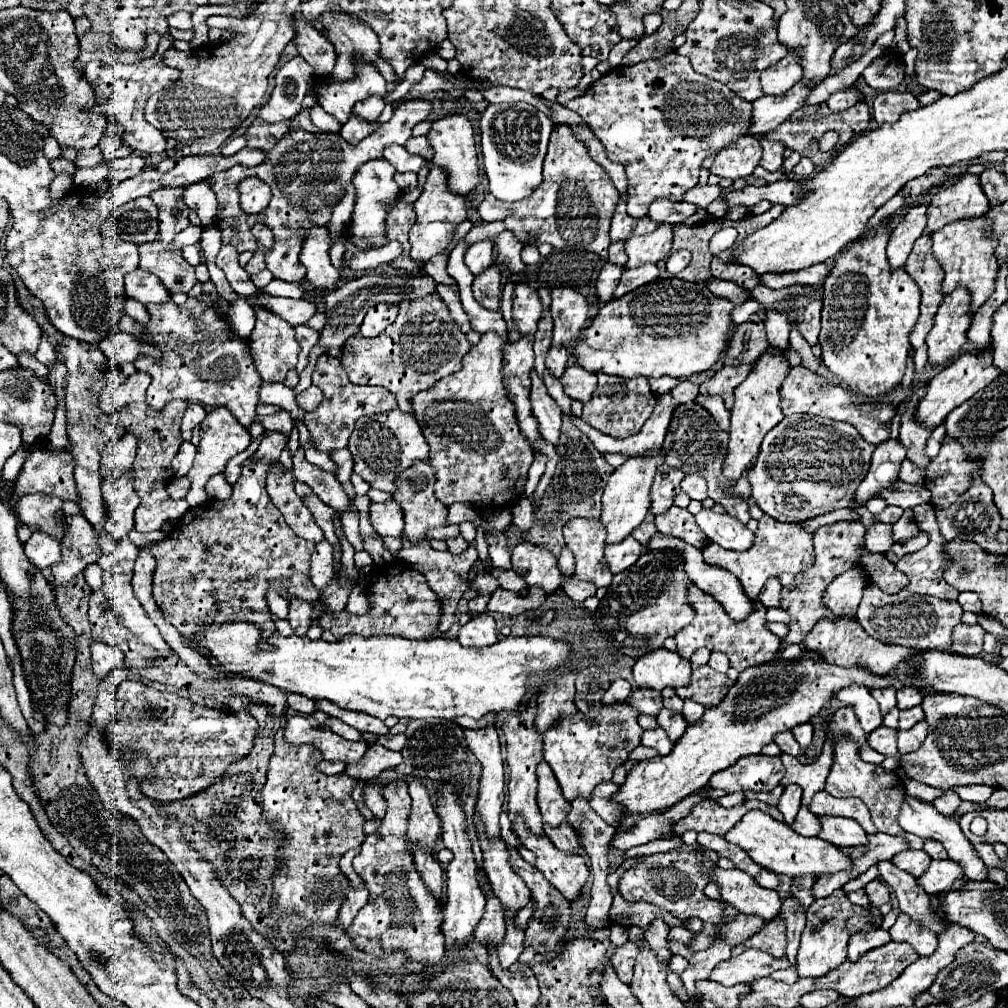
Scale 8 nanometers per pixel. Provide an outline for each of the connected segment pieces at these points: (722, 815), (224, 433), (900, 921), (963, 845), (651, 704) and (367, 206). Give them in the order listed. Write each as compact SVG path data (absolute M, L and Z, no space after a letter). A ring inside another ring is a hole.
M708 799L708 801L698 803L688 817L684 817L682 821L678 821L674 825L674 831L676 831L676 835L682 835L688 829L716 833L716 835L726 835L726 829L732 829L740 821L740 817L746 811L750 811L750 809L760 809L764 813L772 815L774 819L782 821L780 811L776 807L764 805L762 801L750 801L750 799L746 799L744 803L740 803L740 805L732 807L732 809L724 809L724 807L716 805L712 799Z
M218 407L218 409L214 409L212 413L206 415L206 419L202 421L200 449L196 451L196 461L194 461L192 469L188 471L188 477L190 477L190 481L192 481L192 487L190 487L188 495L186 495L186 501L190 503L190 507L202 505L202 503L208 499L208 495L206 495L206 491L204 491L206 481L208 481L212 475L216 475L216 473L222 473L224 467L226 467L226 463L228 463L234 455L238 455L240 451L244 451L248 445L250 445L250 433L248 433L248 429L242 427L242 425L236 421L236 417L234 417L226 407Z
M900 913L900 917L896 919L896 923L890 929L890 935L892 935L892 941L910 943L914 951L922 957L932 955L938 945L936 935L930 933L930 929L926 929L922 923L910 919L906 913Z
M904 797L904 803L902 803L902 809L900 809L900 817L898 817L898 823L904 831L908 833L914 833L922 839L936 839L944 845L946 853L948 853L948 859L952 861L958 861L964 869L964 875L972 881L986 881L988 879L988 867L984 865L984 861L978 857L976 849L972 847L972 843L964 837L960 825L956 819L950 819L950 817L944 817L940 815L934 805L930 803L924 803L924 801L918 801L918 799L912 799L912 797Z
M654 691L634 693L628 703L634 711L648 713L648 715L658 715L658 711L662 709L662 697L660 697L660 693L654 693ZM638 695L646 695L646 697L638 697Z
M374 159L368 161L366 165L362 165L362 169L358 169L358 173L354 175L352 183L356 187L356 207L354 207L354 215L352 215L352 225L350 225L350 237L348 237L348 245L352 245L348 249L348 253L344 255L344 265L346 261L352 257L354 249L370 249L372 243L382 245L384 243L384 229L386 229L386 209L390 205L394 205L400 187L394 181L396 169L386 161L386 159Z

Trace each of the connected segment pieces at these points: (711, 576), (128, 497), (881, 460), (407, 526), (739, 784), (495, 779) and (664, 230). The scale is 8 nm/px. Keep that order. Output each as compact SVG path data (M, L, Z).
M656 533L656 535L648 541L646 551L652 553L652 551L658 551L658 549L674 549L676 553L680 551L680 553L682 553L682 561L684 561L684 569L686 569L686 577L690 577L690 581L694 581L694 585L696 585L698 589L702 589L704 593L710 593L710 595L724 607L724 611L726 611L732 619L742 621L744 617L748 617L748 615L756 609L754 603L746 597L740 581L738 581L732 573L726 573L724 569L706 565L706 561L702 561L702 551L700 551L700 549L696 549L696 547L692 547L692 545L688 545L688 543L682 543L680 539L674 539L674 537L670 537L670 535Z
M134 471L110 477L104 481L102 491L108 503L108 531L114 541L120 541L128 531L134 529L134 511L140 505L140 497L134 491Z
M890 439L884 445L878 445L872 455L870 471L856 491L856 503L864 505L882 487L892 485L898 479L898 471L904 459L906 459L906 449L902 449L902 443L898 439Z
M428 461L412 465L410 469L404 469L402 477L398 477L398 489L392 495L392 499L398 501L398 505L404 511L404 533L412 543L426 539L426 535L424 535L426 529L446 525L448 509L434 497L434 483L436 483L436 473L434 473L434 467L428 465Z
M750 755L742 757L736 765L716 773L710 779L710 787L724 789L728 793L744 789L770 791L782 781L782 777L784 777L784 765L780 757Z
M494 723L482 727L482 729L464 729L468 749L476 755L476 759L482 763L482 779L480 779L480 793L478 793L478 803L476 803L476 815L478 819L486 825L486 835L488 839L500 837L500 811L504 803L504 765L502 765L502 753L500 753L500 739L496 733Z
M658 225L658 229L650 235L632 235L626 241L628 267L638 267L642 263L658 263L672 249L672 233L672 225Z

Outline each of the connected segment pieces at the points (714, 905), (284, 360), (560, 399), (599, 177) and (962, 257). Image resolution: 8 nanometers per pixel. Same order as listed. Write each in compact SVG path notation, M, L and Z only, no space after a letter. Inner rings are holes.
M680 845L676 849L670 849L666 853L654 853L648 857L638 859L638 865L630 867L620 883L618 891L626 901L648 901L660 909L670 911L680 921L686 921L690 917L698 917L704 921L702 931L694 935L694 941L688 945L690 951L702 951L708 949L714 943L714 927L718 927L718 921L722 917L728 917L736 913L736 909L724 901L712 901L704 895L704 887L708 885L708 873L716 867L718 855L710 849L704 849L700 845Z
M258 305L258 309L256 309L256 327L250 333L248 343L250 343L252 357L254 357L254 365L264 381L282 383L286 379L286 373L296 367L296 357L300 353L300 345L294 337L294 327L288 325L286 321L282 321L276 313L262 309L262 305Z
M548 369L544 371L542 379L544 379L544 385L546 385L546 389L548 389L548 395L560 405L560 409L562 409L564 413L570 413L570 397L562 391L562 383L560 383L560 379L554 379L552 373L550 373Z
M554 125L548 153L544 159L544 181L528 197L518 203L504 203L488 195L480 207L482 221L502 221L524 245L550 243L556 249L586 249L608 257L610 221L620 201L620 193L608 173L592 161L588 149L576 141L568 125Z
M978 217L978 219L966 219L966 221L954 221L938 231L932 233L932 241L934 241L934 257L940 261L940 265L944 267L944 295L952 293L958 285L966 287L972 295L972 313L986 301L986 297L994 291L994 281L998 277L998 259L994 257L994 249L998 245L998 241L994 241L990 237L990 221L986 221L986 217Z

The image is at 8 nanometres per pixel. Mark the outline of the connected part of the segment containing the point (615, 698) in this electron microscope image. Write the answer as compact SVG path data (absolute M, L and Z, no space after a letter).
M616 679L616 681L612 681L610 689L604 693L602 703L604 703L604 705L624 703L624 701L630 697L630 693L632 693L632 685L630 685L628 681L624 681L624 679Z

